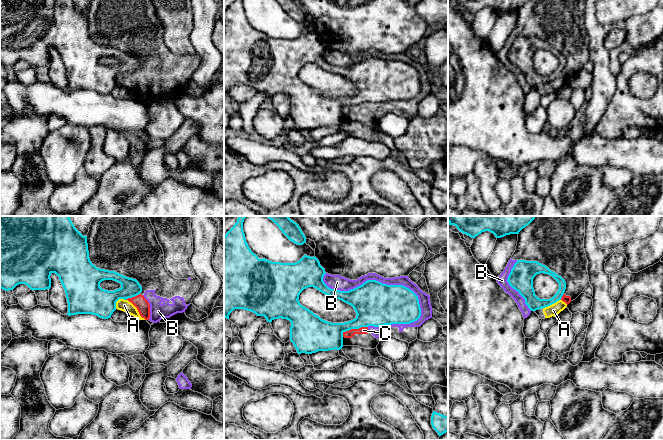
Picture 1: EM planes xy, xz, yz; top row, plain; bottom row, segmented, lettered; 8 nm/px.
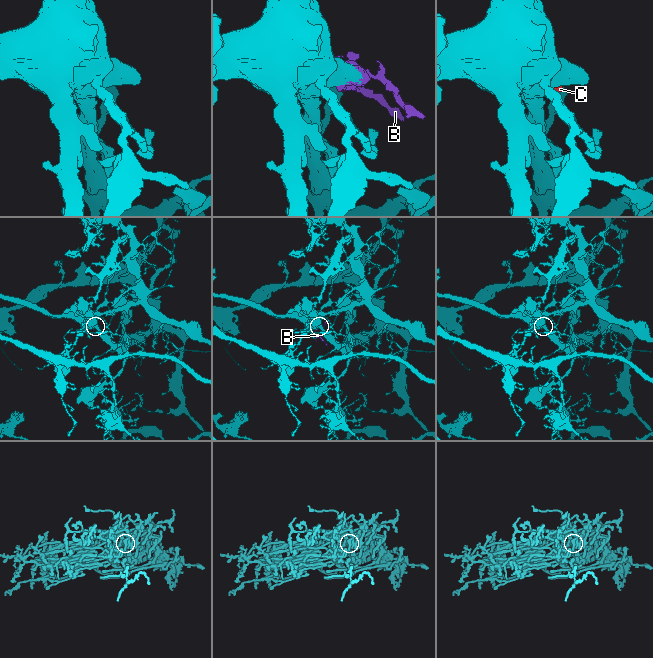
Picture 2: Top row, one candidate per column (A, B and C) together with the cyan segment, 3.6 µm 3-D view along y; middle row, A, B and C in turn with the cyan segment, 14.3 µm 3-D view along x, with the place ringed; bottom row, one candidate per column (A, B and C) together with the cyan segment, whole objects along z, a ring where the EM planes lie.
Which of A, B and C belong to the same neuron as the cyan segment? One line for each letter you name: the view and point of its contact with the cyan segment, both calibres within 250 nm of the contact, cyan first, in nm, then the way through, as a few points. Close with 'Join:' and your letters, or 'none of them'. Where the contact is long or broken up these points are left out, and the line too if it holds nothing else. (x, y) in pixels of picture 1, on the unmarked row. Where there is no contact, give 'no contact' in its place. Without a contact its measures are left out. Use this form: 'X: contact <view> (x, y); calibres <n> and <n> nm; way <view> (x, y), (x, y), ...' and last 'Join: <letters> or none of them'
Join: none of them

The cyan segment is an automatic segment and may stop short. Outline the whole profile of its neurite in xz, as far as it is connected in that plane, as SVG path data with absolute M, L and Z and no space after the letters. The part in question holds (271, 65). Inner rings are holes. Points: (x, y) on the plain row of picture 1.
M234 0L224 12L224 93L229 95L233 86L244 85L257 92L264 92L270 99L274 95L287 95L291 98L290 117L297 129L312 130L342 125L343 109L351 105L410 100L421 92L418 72L403 61L387 61L376 56L367 56L354 65L340 67L331 65L324 59L325 50L325 45L315 32L304 31L295 39L259 35L246 18L243 0ZM308 63L314 63L325 71L351 81L357 90L356 94L344 99L331 99L321 95L298 76L300 69Z

